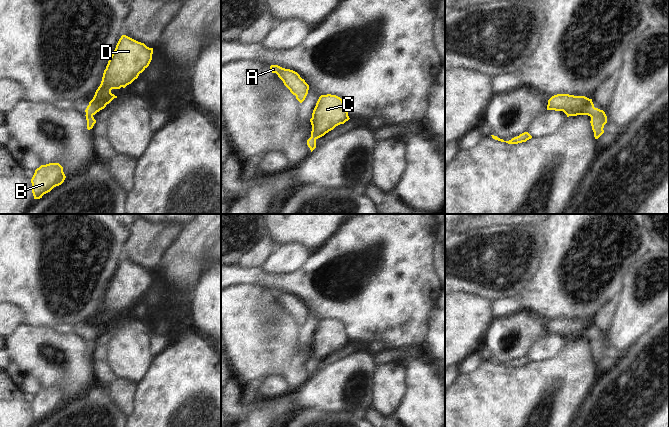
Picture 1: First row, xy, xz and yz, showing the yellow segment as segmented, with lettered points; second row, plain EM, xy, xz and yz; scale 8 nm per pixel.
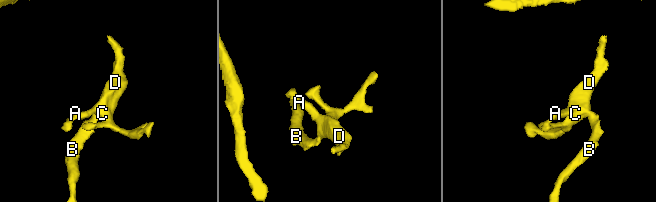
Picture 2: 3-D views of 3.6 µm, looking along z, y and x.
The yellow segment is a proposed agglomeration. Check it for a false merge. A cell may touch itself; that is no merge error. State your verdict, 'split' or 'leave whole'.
leave whole

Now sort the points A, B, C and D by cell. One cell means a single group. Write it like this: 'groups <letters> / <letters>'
groups A B C D

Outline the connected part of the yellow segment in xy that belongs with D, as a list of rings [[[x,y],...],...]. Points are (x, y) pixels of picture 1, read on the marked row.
[[[126,35],[121,36],[104,70],[101,84],[85,110],[88,130],[96,123],[93,116],[117,98],[111,90],[125,88],[137,79],[149,66],[152,54],[153,48]]]

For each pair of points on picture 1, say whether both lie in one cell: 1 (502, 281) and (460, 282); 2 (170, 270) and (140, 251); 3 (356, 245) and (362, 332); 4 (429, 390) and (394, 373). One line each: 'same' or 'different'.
1: same
2: different
3: same
4: different

